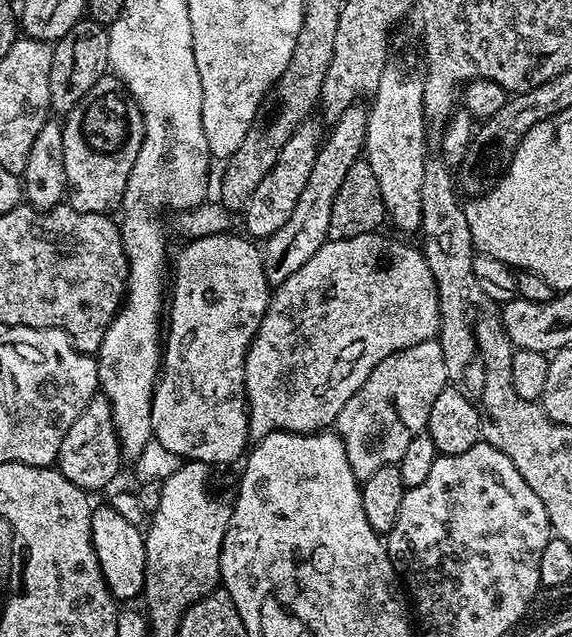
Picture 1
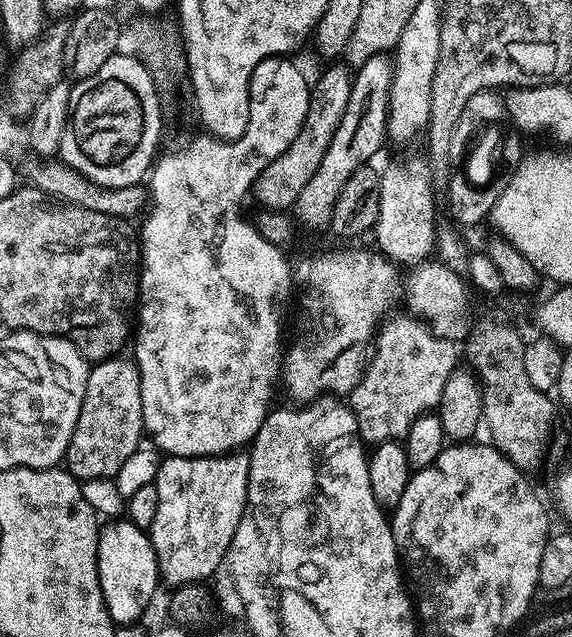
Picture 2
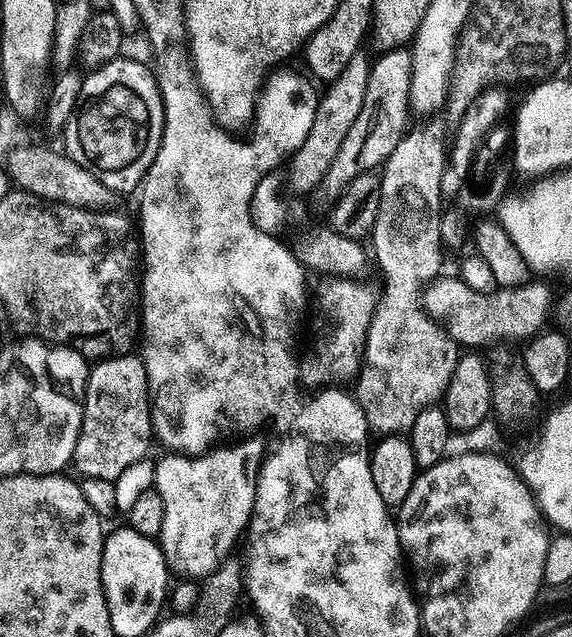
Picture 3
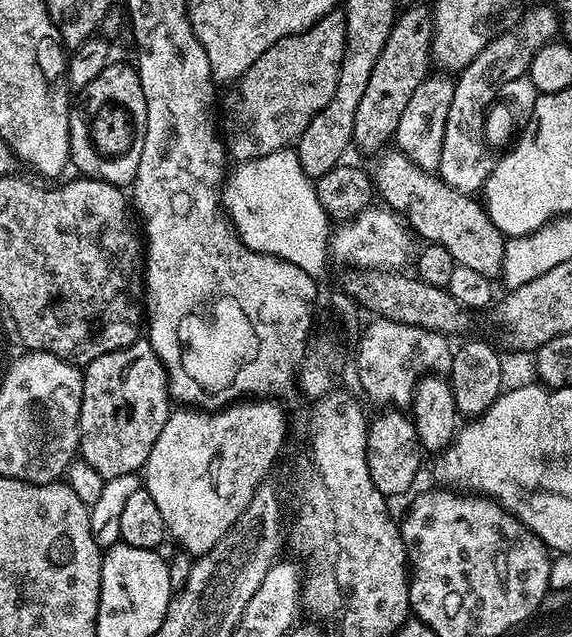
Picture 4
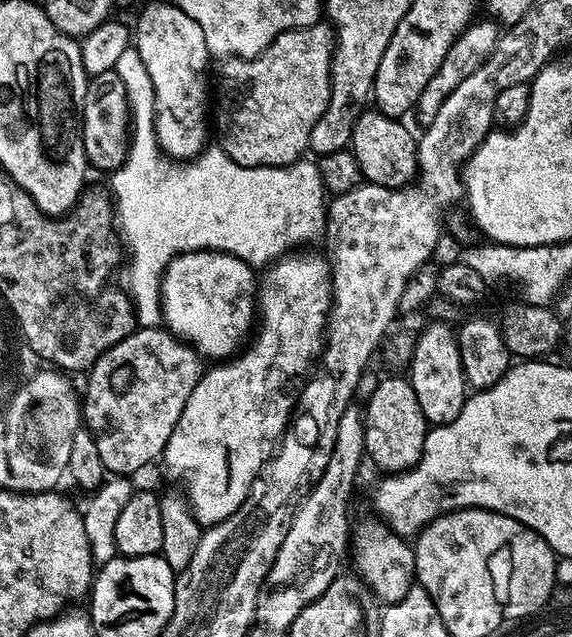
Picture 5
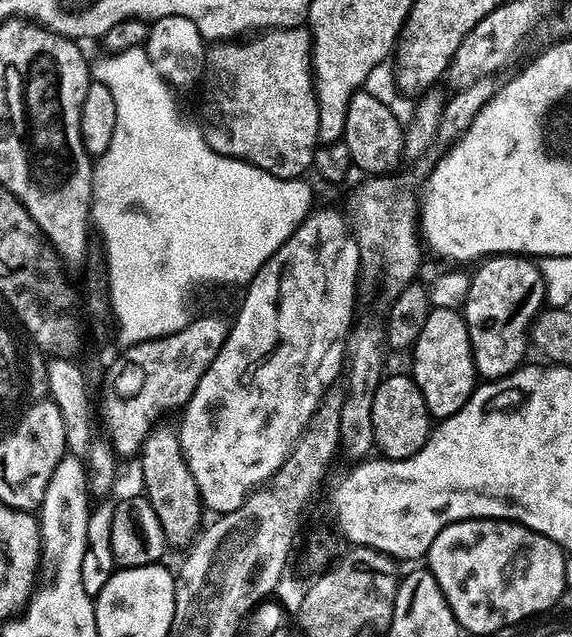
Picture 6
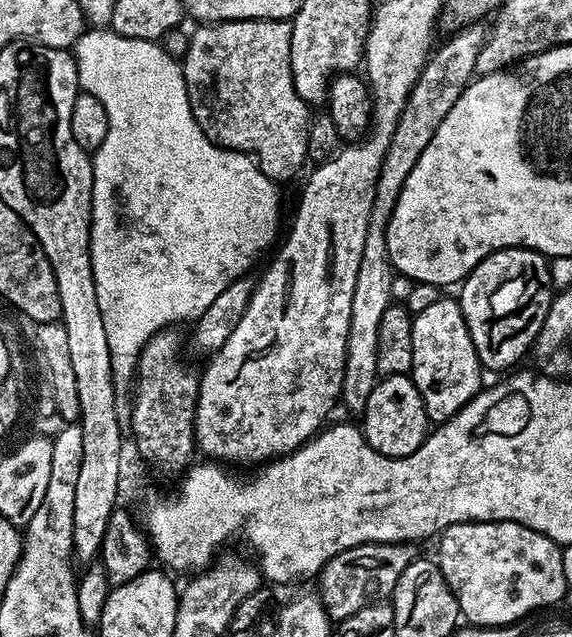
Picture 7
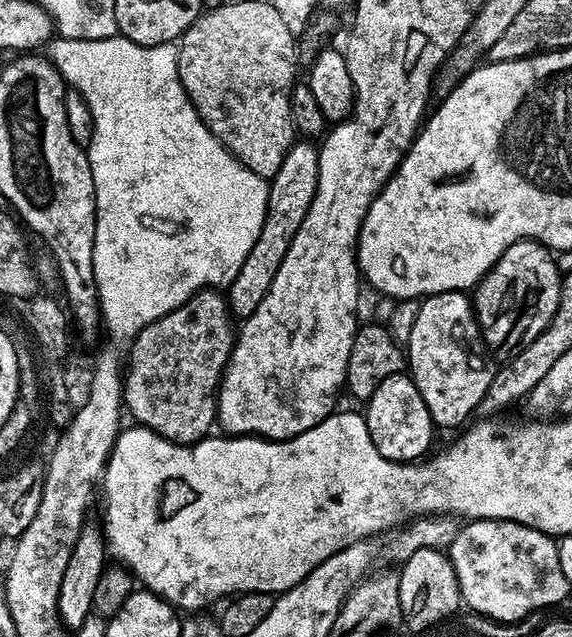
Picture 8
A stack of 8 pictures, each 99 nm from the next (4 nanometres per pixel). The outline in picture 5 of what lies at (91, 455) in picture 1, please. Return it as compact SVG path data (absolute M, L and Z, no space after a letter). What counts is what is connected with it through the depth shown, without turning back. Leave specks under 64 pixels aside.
M160 326L137 327L136 331L122 338L118 346L98 357L87 373L88 385L84 392L82 388L82 424L98 446L98 457L105 473L128 478L133 475L131 472L142 471L151 460L159 461L163 457L166 442L170 442L170 434L174 434L174 426L178 418L182 418L182 410L186 410L186 402L200 381L200 363L202 357L191 344Z

